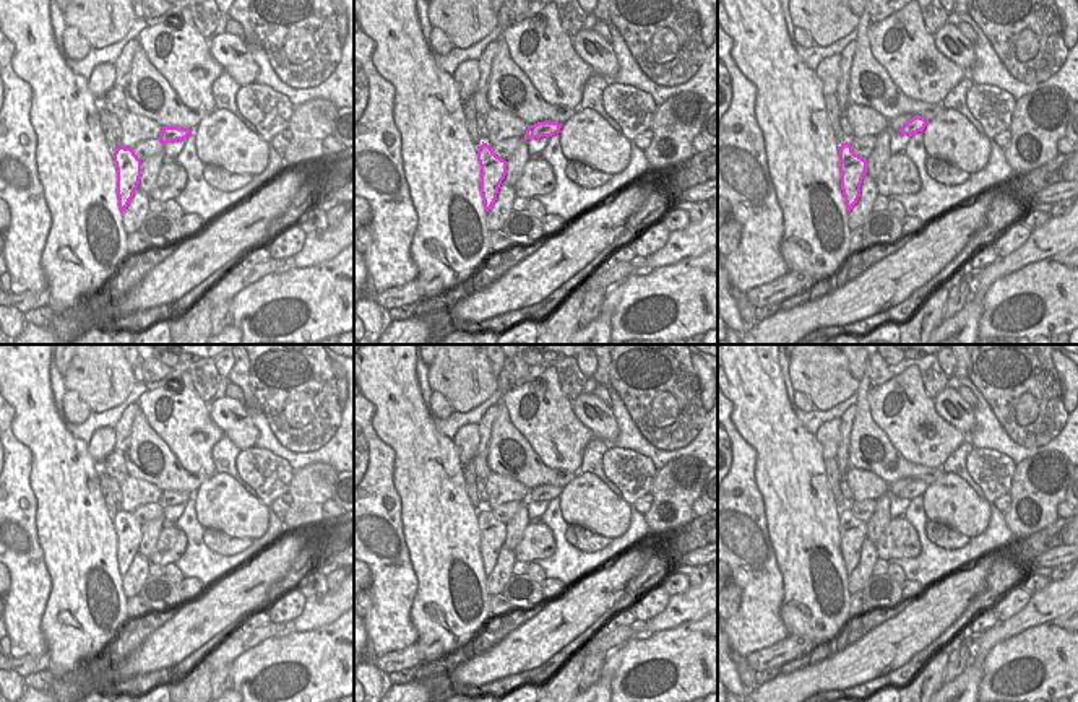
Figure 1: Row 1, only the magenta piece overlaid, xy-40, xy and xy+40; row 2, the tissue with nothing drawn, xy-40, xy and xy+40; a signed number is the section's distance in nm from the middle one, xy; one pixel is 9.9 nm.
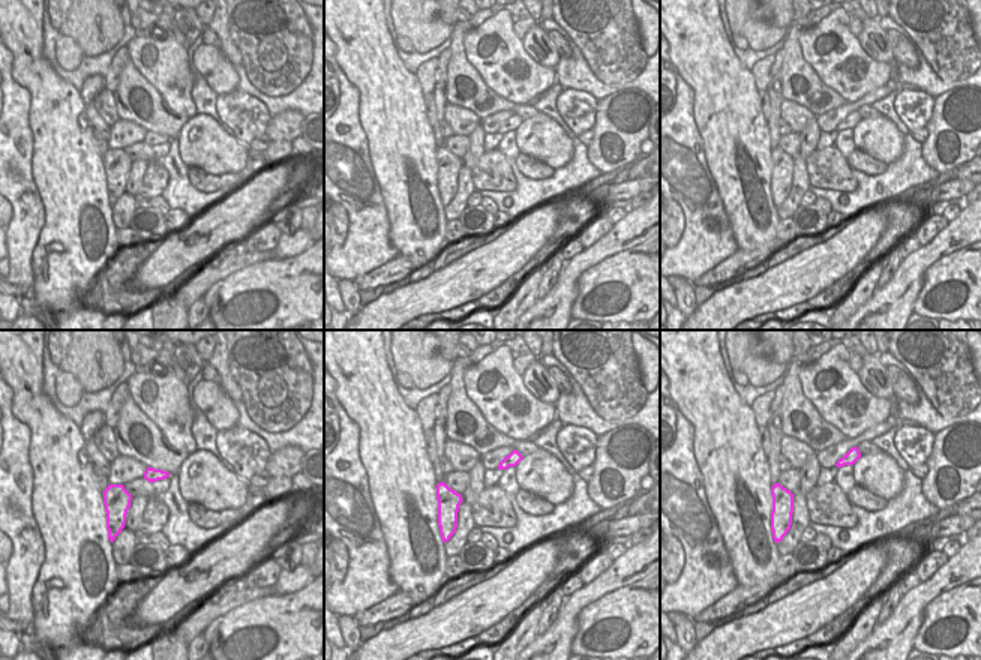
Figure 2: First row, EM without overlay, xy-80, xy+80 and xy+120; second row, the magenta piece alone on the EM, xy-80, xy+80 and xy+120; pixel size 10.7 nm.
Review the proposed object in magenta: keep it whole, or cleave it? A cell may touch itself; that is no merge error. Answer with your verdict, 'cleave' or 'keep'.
keep

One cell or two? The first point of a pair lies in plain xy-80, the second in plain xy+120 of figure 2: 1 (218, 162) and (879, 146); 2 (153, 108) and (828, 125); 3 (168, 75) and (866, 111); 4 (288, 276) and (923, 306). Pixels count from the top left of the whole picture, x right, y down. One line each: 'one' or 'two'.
1: one
2: two
3: two
4: one

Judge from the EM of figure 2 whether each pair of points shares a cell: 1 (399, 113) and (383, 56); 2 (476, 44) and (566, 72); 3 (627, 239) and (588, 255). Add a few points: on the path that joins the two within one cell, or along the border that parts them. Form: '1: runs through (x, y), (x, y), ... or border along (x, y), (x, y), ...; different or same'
1: runs through (390, 99), (383, 81), (383, 69); same
2: border along (554, 68), (557, 81); different
3: runs through (618, 239), (597, 252); same

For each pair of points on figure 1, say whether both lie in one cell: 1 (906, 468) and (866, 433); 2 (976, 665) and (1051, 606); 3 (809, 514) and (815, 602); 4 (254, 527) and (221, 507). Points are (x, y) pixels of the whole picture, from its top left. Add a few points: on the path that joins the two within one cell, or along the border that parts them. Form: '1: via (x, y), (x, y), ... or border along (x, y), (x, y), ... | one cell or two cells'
1: via (895, 459), (877, 437) | one cell
2: via (987, 644), (1000, 631), (1030, 616) | one cell
3: via (804, 535), (804, 550), (810, 559), (810, 580) | one cell
4: via (245, 520), (241, 520), (229, 509) | one cell

